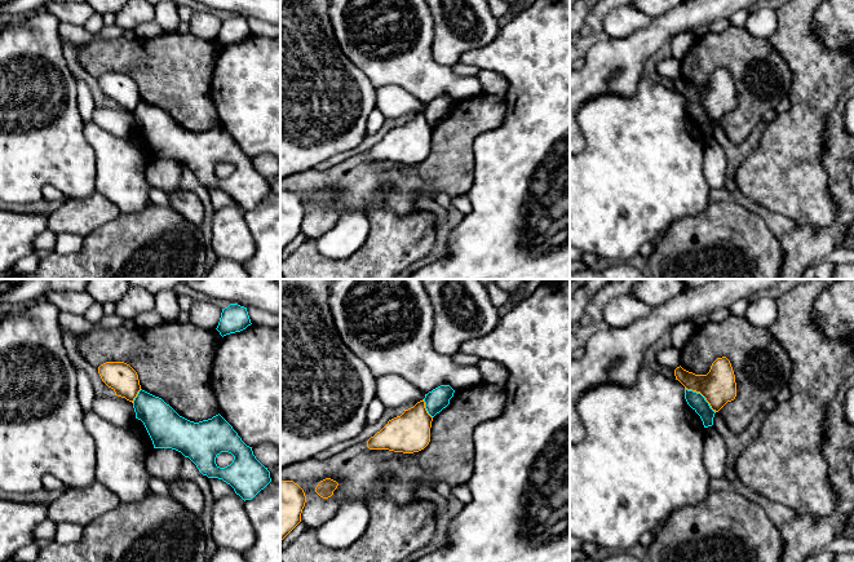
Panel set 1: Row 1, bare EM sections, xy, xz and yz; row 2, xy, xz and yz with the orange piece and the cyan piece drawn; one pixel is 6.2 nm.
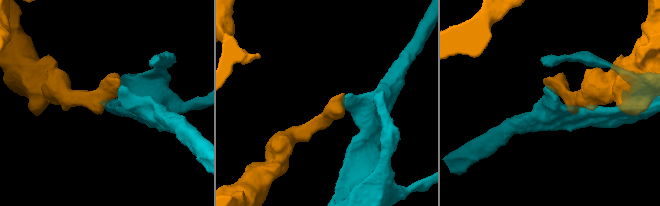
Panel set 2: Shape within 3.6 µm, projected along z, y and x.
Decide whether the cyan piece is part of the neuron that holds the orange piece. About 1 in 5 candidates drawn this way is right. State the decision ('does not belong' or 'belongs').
does not belong

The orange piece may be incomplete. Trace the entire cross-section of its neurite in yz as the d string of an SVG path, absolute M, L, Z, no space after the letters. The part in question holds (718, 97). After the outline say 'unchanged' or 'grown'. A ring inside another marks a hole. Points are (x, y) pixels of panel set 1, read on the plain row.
M726 67L717 68L707 85L695 85L680 76L674 87L685 99L700 103L716 123L736 107L735 85Z; unchanged

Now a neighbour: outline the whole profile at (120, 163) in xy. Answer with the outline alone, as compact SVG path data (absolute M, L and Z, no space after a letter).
M92 120L84 124L84 137L94 152L96 191L107 198L120 213L136 213L150 204L146 168L152 151L138 129L116 137Z

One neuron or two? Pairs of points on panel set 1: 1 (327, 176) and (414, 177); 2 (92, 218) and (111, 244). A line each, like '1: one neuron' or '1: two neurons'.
1: one neuron
2: two neurons

